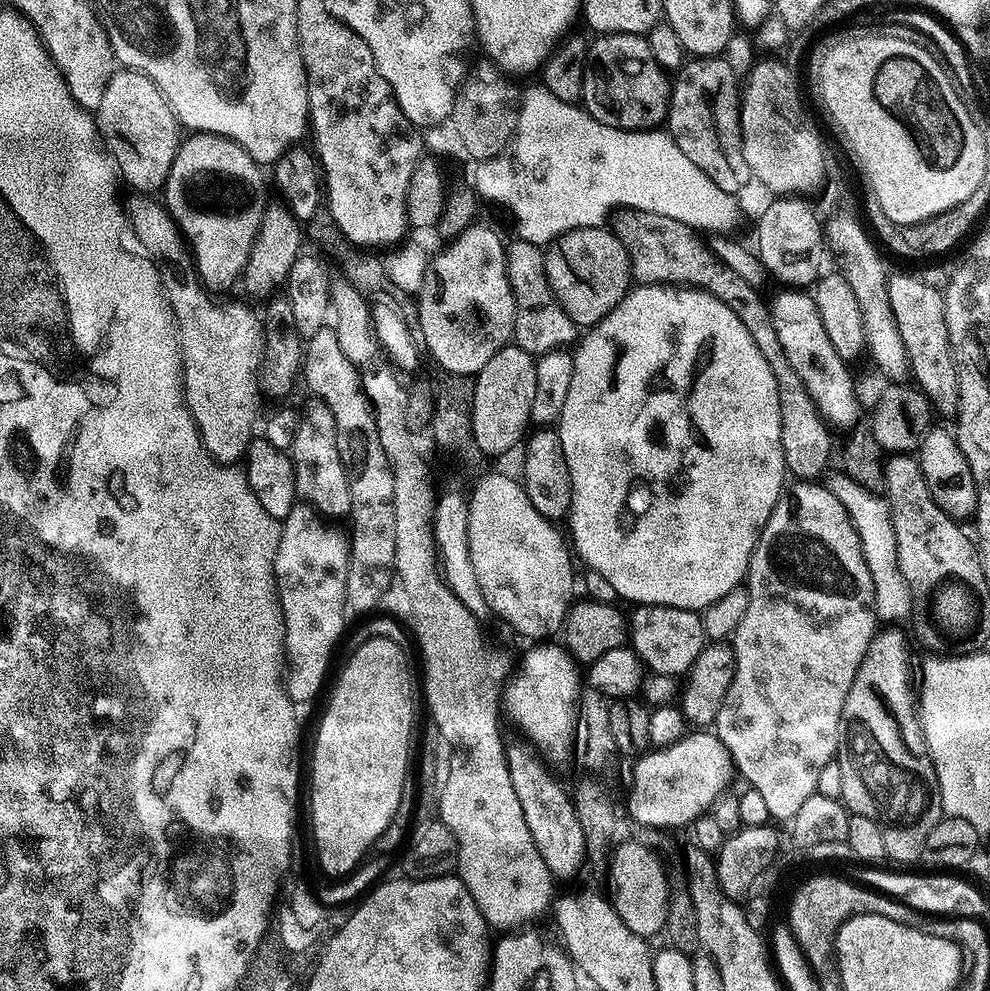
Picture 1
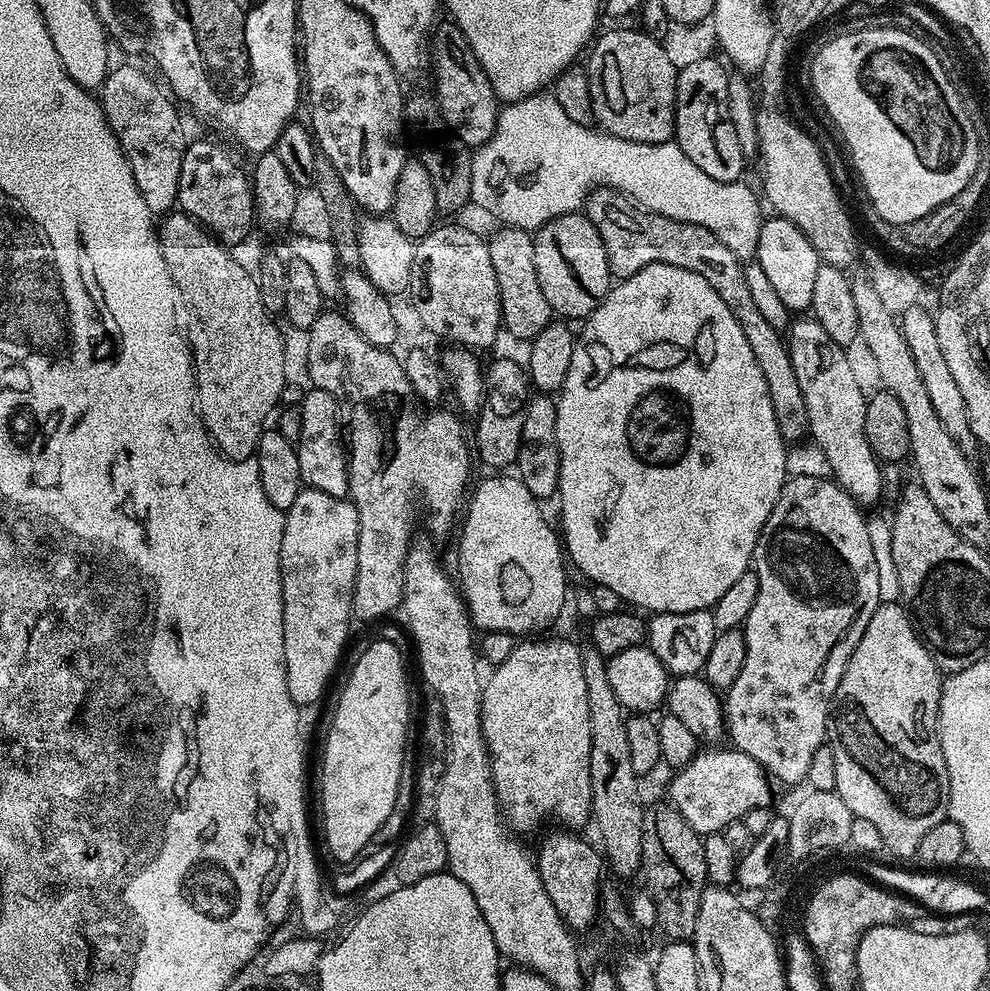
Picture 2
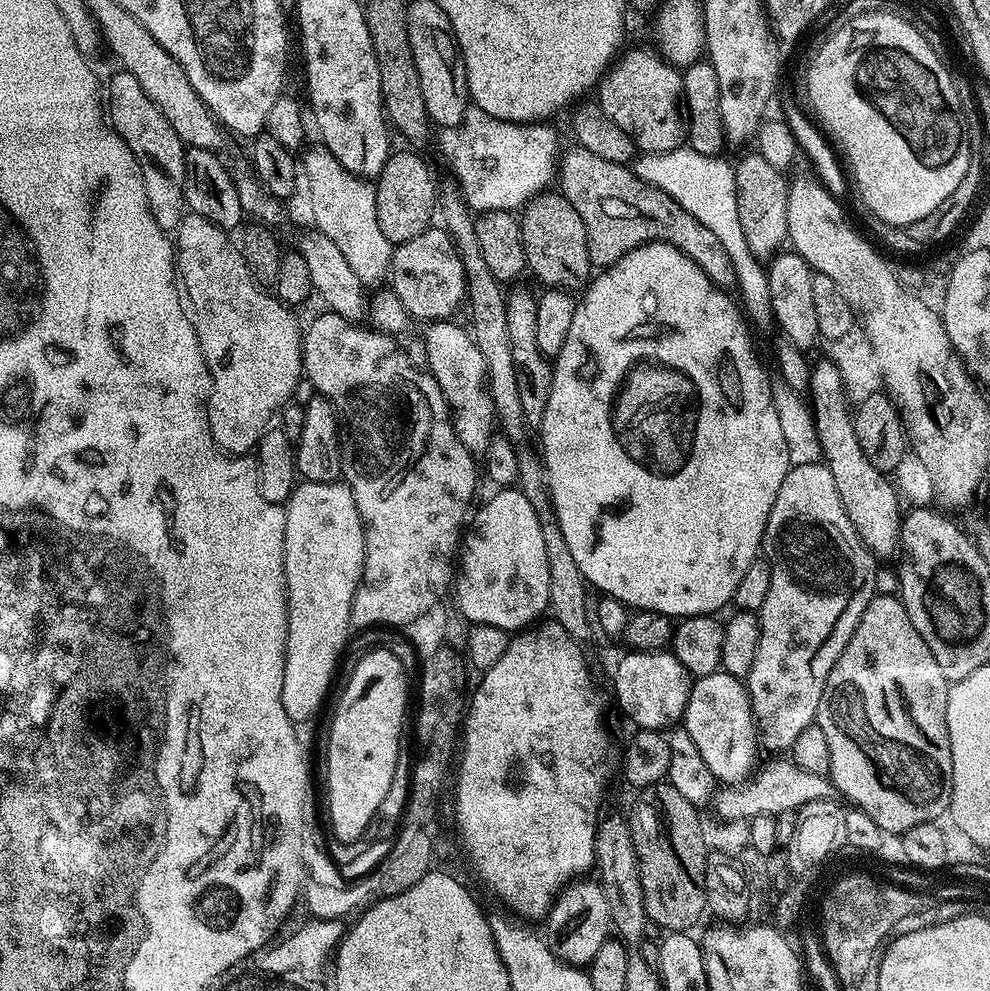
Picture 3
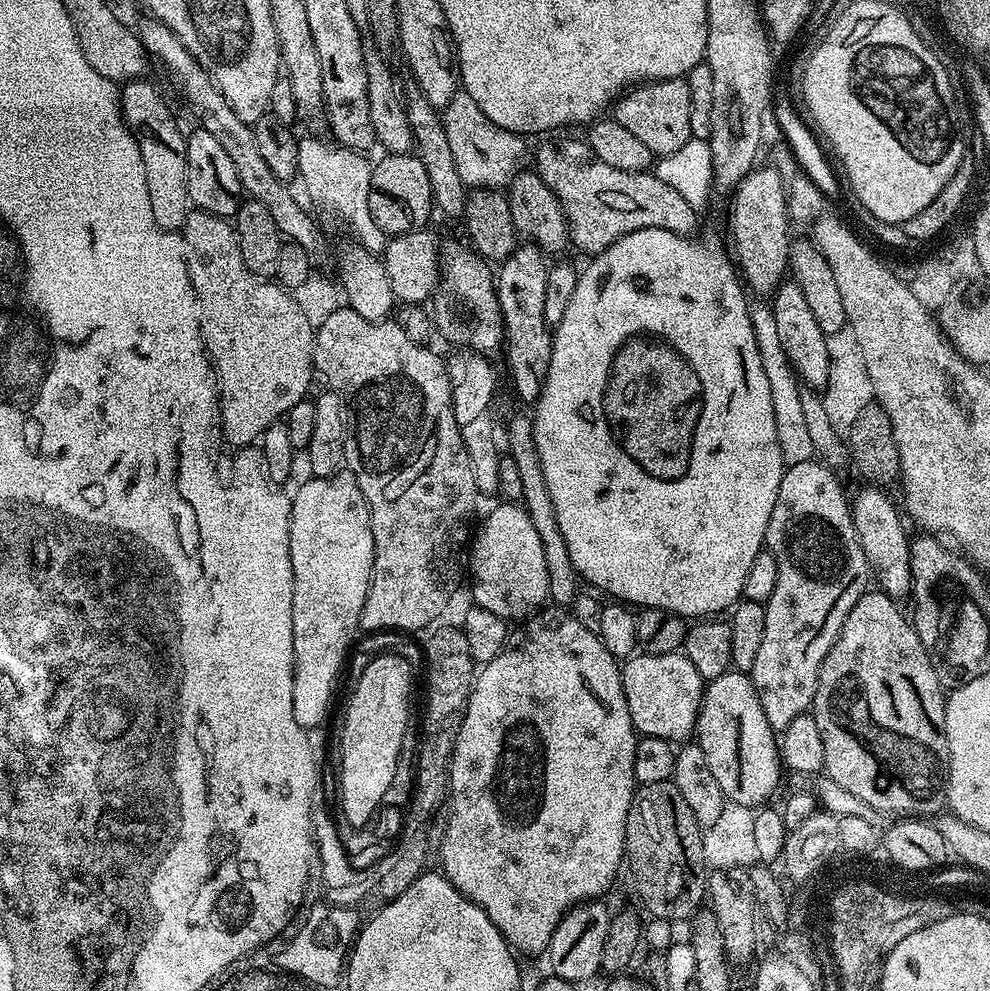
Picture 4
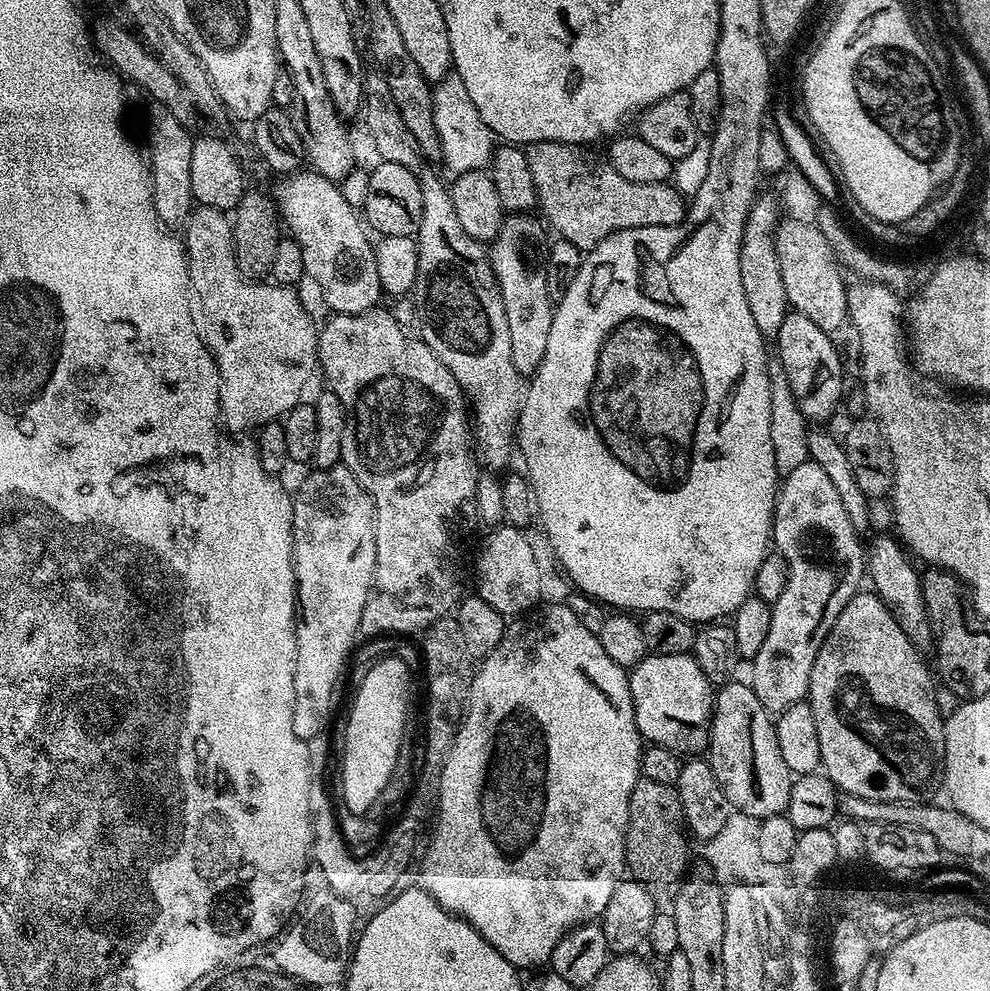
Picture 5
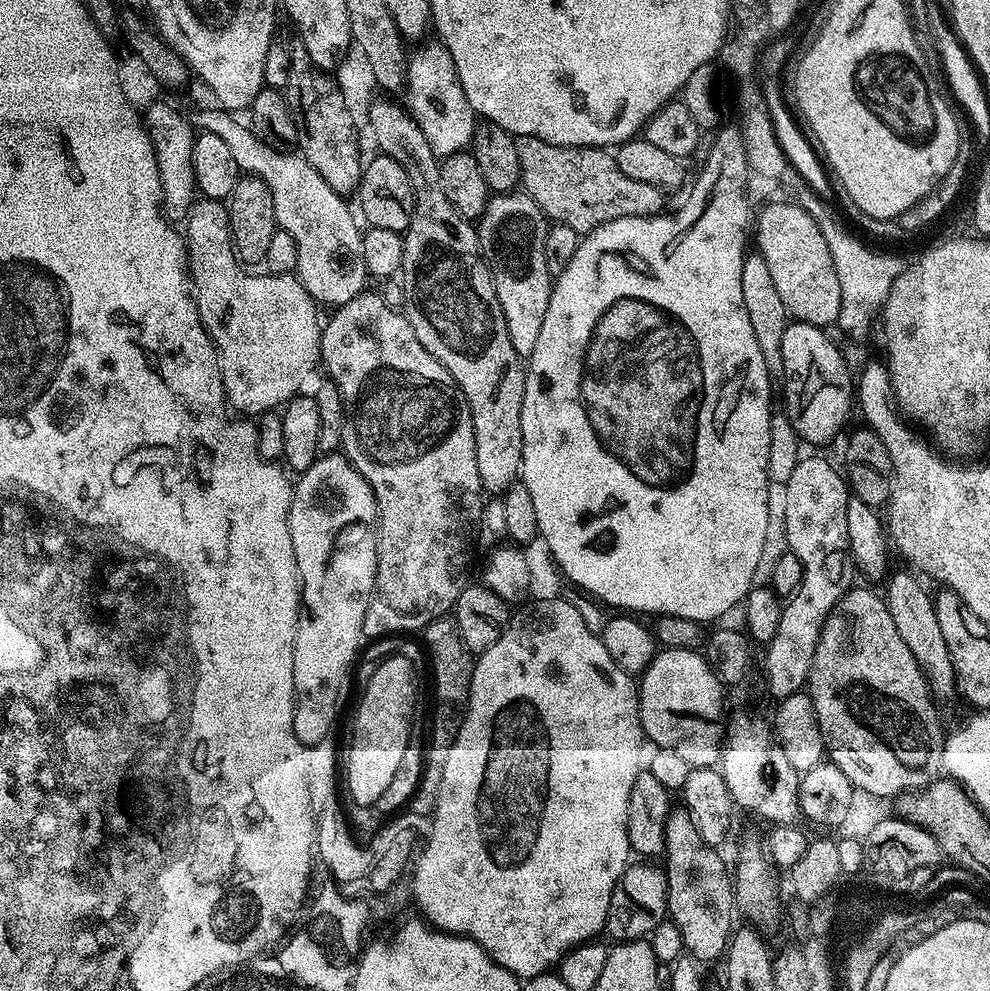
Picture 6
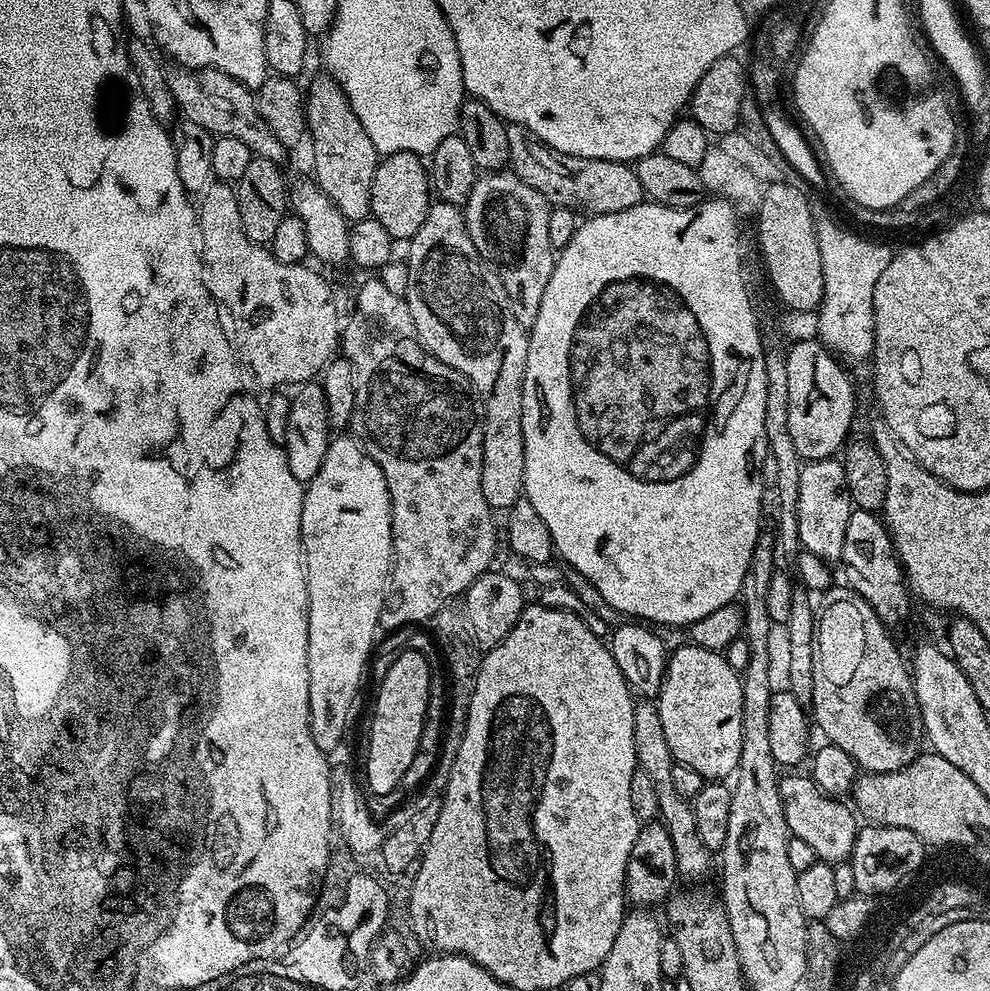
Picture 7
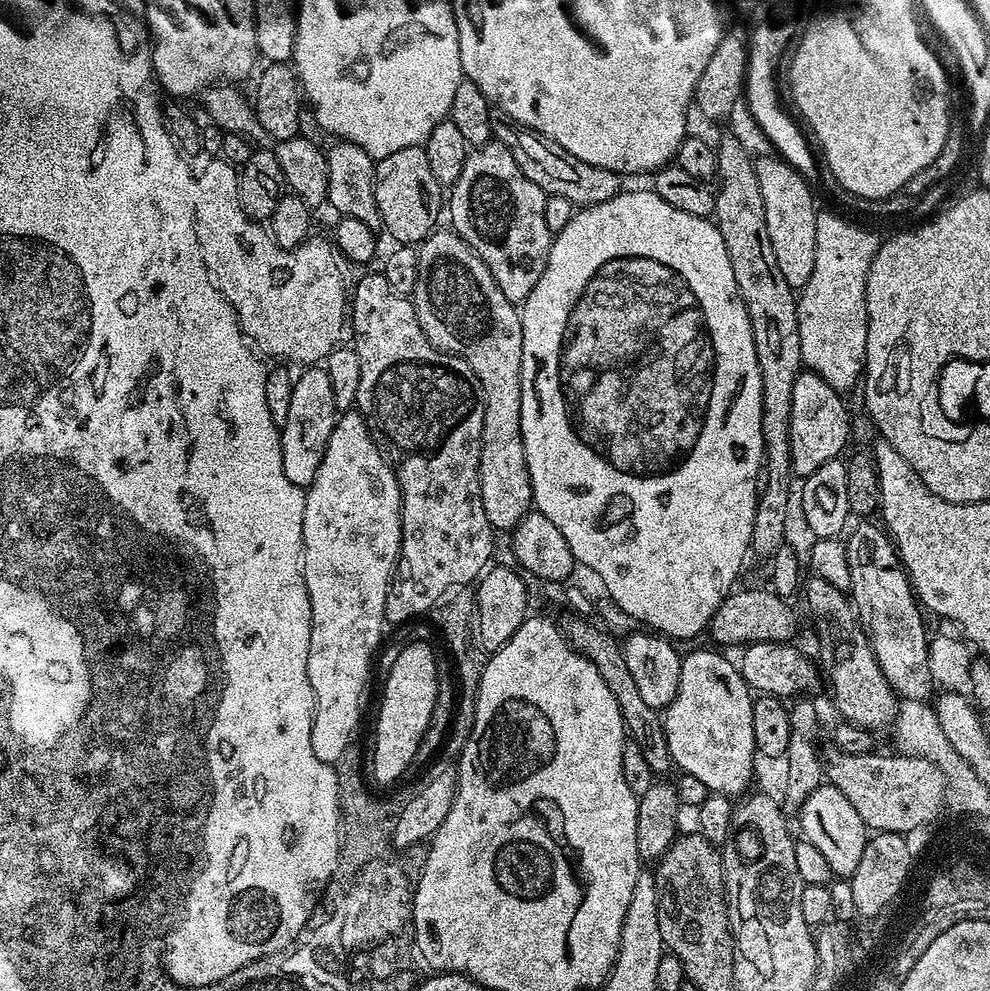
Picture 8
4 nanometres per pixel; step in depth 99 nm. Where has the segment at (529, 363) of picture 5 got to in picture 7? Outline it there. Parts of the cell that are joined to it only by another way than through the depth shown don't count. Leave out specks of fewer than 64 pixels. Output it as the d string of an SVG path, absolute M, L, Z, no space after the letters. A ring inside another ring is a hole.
M488 170L477 175L474 188L470 190L470 198L462 205L468 236L482 259L495 268L496 276L506 290L510 310L525 330L531 329L532 323L538 318L538 306L542 306L546 282L550 282L550 274L556 265L556 256L550 244L547 226L549 207L548 201L542 194L538 194L538 190L526 186L526 182L518 179L516 173L511 170Z

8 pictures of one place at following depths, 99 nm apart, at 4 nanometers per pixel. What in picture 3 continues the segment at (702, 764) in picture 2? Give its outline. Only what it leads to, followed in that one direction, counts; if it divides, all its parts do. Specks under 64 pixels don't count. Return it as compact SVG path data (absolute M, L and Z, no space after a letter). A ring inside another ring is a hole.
M772 758L772 761L764 766L762 764L744 781L721 787L713 797L712 806L724 820L746 822L762 815L776 817L784 812L793 812L806 802L833 799L835 794L831 779L802 770L791 759Z

